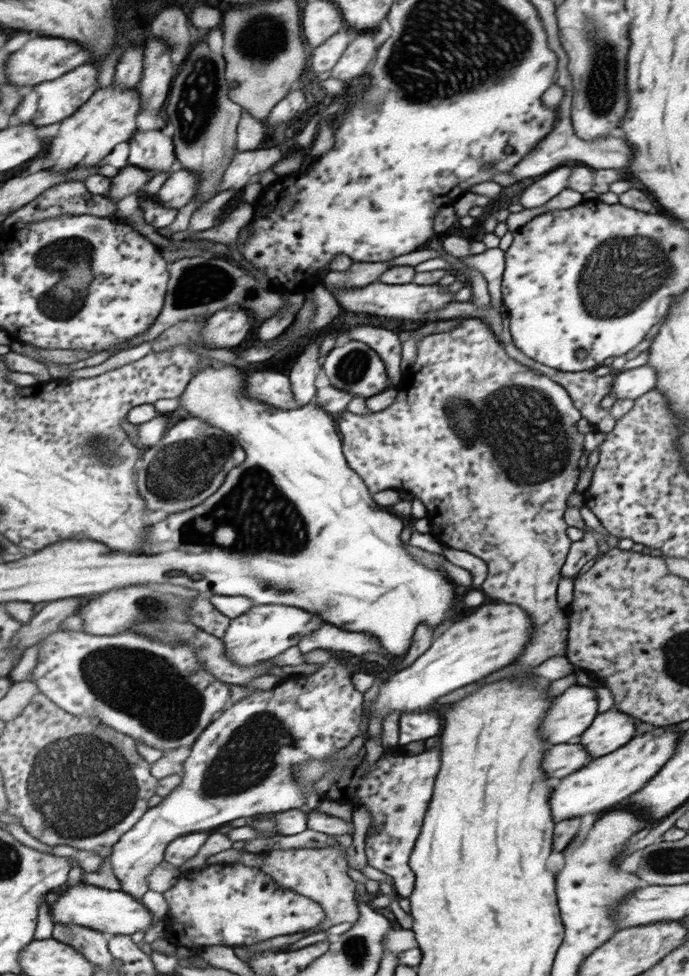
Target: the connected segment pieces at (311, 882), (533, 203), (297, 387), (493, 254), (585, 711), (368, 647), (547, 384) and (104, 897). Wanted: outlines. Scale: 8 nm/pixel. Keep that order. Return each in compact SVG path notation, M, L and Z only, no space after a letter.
M339 846L339 848L295 848L295 850L270 850L268 848L262 853L261 861L265 862L257 868L271 875L277 881L277 885L297 891L299 894L318 902L323 908L323 912L325 912L325 920L311 930L276 936L271 940L247 946L248 950L262 952L272 947L292 944L304 936L326 930L331 926L337 926L337 924L345 924L345 922L353 924L357 922L359 912L353 898L355 882L346 873L348 866L343 846Z
M567 166L545 174L541 180L533 182L529 188L525 188L525 192L521 192L517 204L521 204L527 210L529 208L539 208L541 204L545 204L553 196L567 188L565 182L567 176L569 176L569 168Z
M319 338L317 342L313 342L307 348L307 352L301 356L301 360L295 364L295 374L291 376L291 384L298 407L314 402L318 394L315 380L319 376L319 370L324 368L324 364L319 362L319 342L321 341Z
M489 248L486 249L481 254L475 254L467 257L457 257L457 260L460 260L477 270L481 276L486 280L487 290L489 290L488 295L490 296L490 304L499 310L501 306L501 293L500 293L500 282L501 274L504 271L504 252L499 250L499 248Z
M571 685L549 706L549 718L541 726L541 734L549 738L549 744L567 742L579 736L597 714L597 698L593 688L585 685Z
M323 622L312 635L306 636L297 644L304 654L313 650L325 648L333 651L342 651L350 655L361 656L365 653L383 655L379 642L371 634L359 632L346 632L337 625Z
M475 317L468 319L461 318L459 324L446 332L431 334L419 340L417 344L417 358L415 362L406 369L406 374L402 377L399 384L395 386L398 392L393 403L386 409L374 413L365 413L365 415L353 414L347 410L341 413L339 428L340 434L344 439L344 453L348 465L356 471L357 475L364 479L365 486L368 486L369 493L375 494L379 490L387 488L395 491L406 491L414 498L420 500L425 507L425 518L429 522L429 534L433 536L444 547L463 550L473 556L483 559L487 567L487 576L479 586L480 592L493 598L495 602L513 604L525 610L528 618L533 620L533 642L528 642L523 653L519 655L511 664L519 664L521 671L511 674L502 680L529 680L535 678L529 670L539 666L543 660L551 657L563 656L566 652L566 636L568 633L568 620L565 613L557 610L555 602L555 588L563 572L564 560L568 556L571 548L571 540L565 534L567 524L563 522L563 512L567 504L567 496L571 494L575 482L577 482L577 460L581 458L581 444L583 436L577 432L575 423L582 417L579 411L573 405L571 396L555 380L540 371L533 370L524 363L518 363L515 358L507 356L505 350L499 346L495 340L493 331L481 320Z
M77 882L65 889L59 890L59 899L53 905L51 914L52 922L61 922L61 924L79 924L87 926L93 930L103 932L108 936L116 934L135 934L135 932L145 932L149 925L154 923L153 914L149 912L149 908L142 904L133 895L127 894L125 891L107 890L82 882Z

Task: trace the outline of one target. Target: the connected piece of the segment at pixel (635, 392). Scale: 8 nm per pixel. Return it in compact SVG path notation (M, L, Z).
M644 363L637 368L615 373L610 392L613 393L615 400L625 400L625 398L635 400L654 389L655 381L657 381L655 370Z

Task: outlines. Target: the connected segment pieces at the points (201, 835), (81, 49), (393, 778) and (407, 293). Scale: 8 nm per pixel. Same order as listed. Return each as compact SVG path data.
M199 831L173 840L167 850L163 850L163 860L174 868L181 868L189 859L199 854L203 845L207 844L211 833L210 831Z
M51 35L35 38L12 53L8 64L9 82L13 82L13 86L31 86L32 88L35 84L64 77L65 74L87 63L90 58L91 52L85 46L81 46L81 42L75 42L69 38L53 38Z
M439 745L427 751L423 750L422 753L418 753L415 755L405 754L404 752L402 752L402 748L399 748L399 746L392 748L383 748L383 750L383 754L381 754L381 756L376 760L375 764L373 766L368 767L367 773L364 772L365 756L363 756L361 760L356 762L355 758L357 754L353 754L353 756L351 756L351 758L349 758L349 760L345 762L345 766L341 766L341 768L333 768L331 772L327 770L327 776L325 776L325 778L321 778L321 780L317 782L317 791L319 791L319 795L321 795L321 800L333 800L341 803L347 803L348 805L351 805L352 808L363 806L367 809L371 818L369 827L372 822L374 830L376 831L376 834L372 835L368 834L368 830L367 832L365 832L364 853L366 856L367 866L371 866L372 868L375 868L375 870L379 870L379 872L385 875L389 875L392 880L393 891L395 892L397 897L407 898L411 896L412 890L415 888L415 872L413 872L411 868L408 866L408 858L409 854L411 854L413 844L415 844L415 838L417 838L417 834L419 834L419 830L421 830L421 824L423 822L423 816L425 816L425 810L427 810L427 804L429 804L429 798L431 798L431 794L433 794L433 782L435 782L435 774L439 772Z
M373 282L365 288L337 288L333 290L333 294L337 300L341 300L339 304L347 311L366 312L374 316L399 316L399 318L413 318L419 320L429 312L439 310L443 304L451 302L451 294L449 292L439 292L439 286L431 284L431 286L415 286L415 284L401 284L401 286L391 286L391 284L381 284L381 282Z

